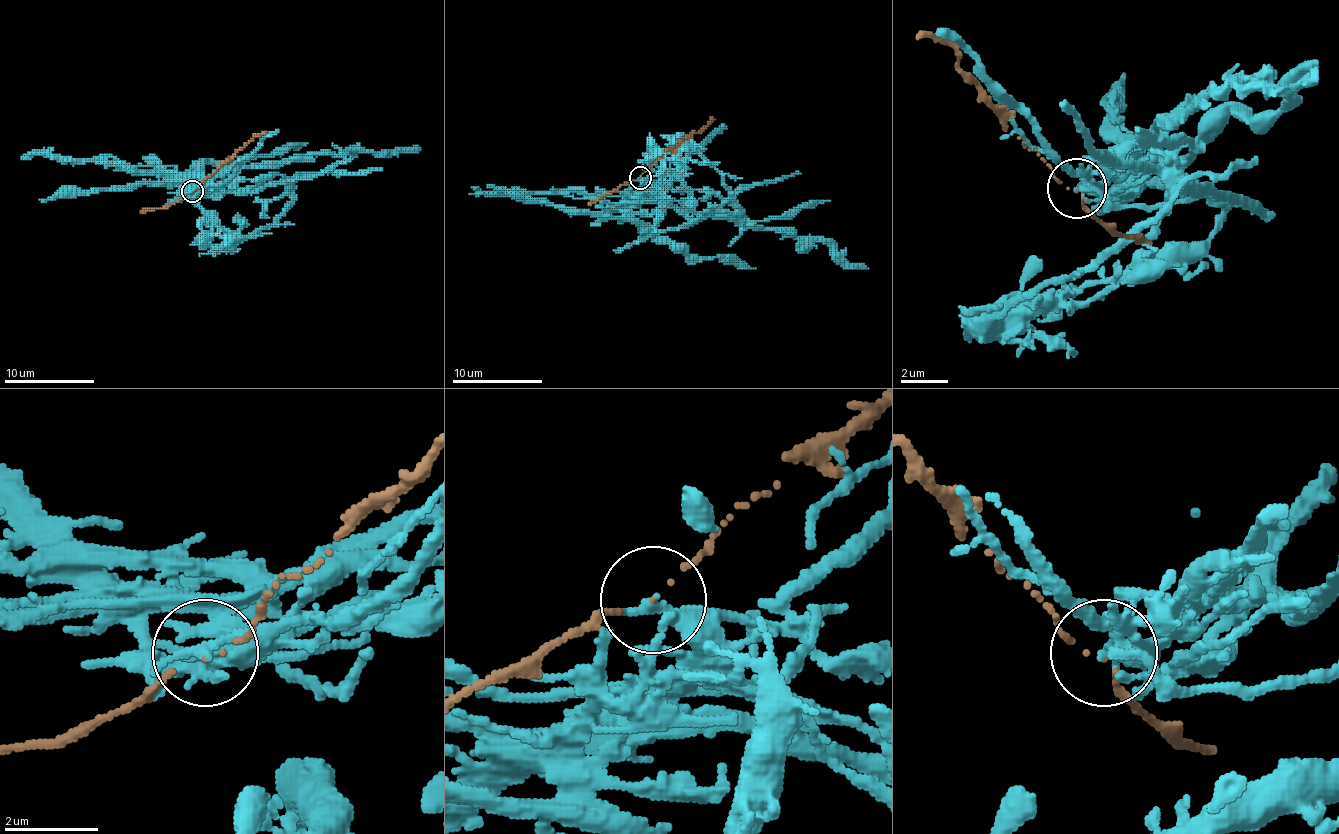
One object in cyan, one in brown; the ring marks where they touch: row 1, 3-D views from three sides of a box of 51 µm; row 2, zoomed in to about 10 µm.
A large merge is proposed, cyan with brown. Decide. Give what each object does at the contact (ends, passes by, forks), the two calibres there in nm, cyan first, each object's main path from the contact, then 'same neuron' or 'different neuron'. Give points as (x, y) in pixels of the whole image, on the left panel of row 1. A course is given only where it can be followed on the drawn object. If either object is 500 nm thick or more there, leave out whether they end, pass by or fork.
cyan ends; brown passes by; calibres 200 and 40 nm; course cyan (192, 190), (217, 186), (222, 190), (217, 197), (197, 199), (213, 217), (208, 233), (233, 233), (242, 220); course brown (192, 193), (264, 132); different neuron

